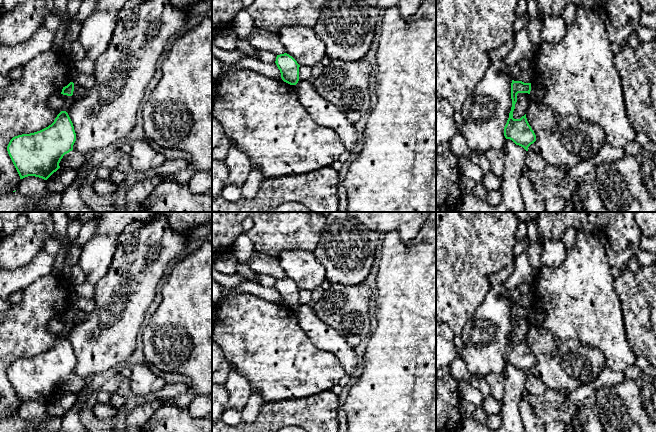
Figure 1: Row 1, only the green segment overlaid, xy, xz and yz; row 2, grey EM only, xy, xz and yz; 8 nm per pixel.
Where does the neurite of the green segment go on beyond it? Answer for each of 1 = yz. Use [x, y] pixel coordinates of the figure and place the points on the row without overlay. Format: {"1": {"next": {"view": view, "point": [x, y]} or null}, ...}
{"1": {"next": null}}

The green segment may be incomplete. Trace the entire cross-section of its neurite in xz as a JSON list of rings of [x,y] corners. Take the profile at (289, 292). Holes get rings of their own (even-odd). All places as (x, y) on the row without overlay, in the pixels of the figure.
[[[287,277],[277,279],[275,285],[284,306],[296,309],[299,305],[299,291],[297,285]]]

